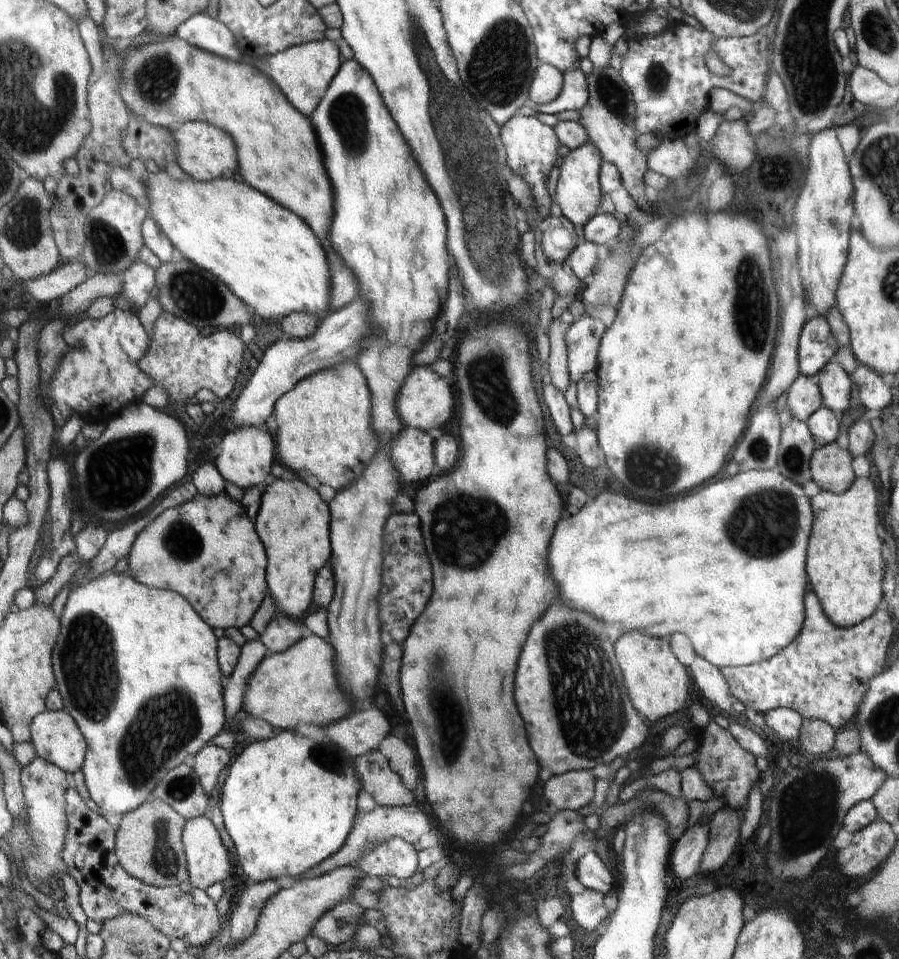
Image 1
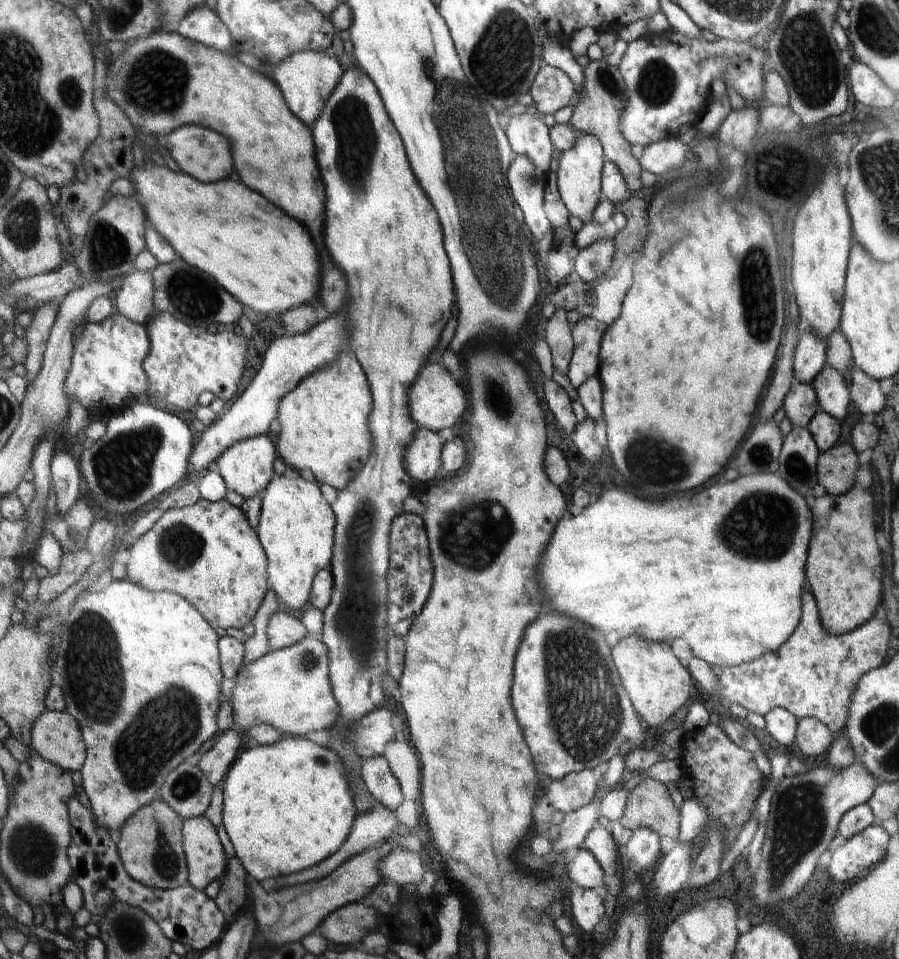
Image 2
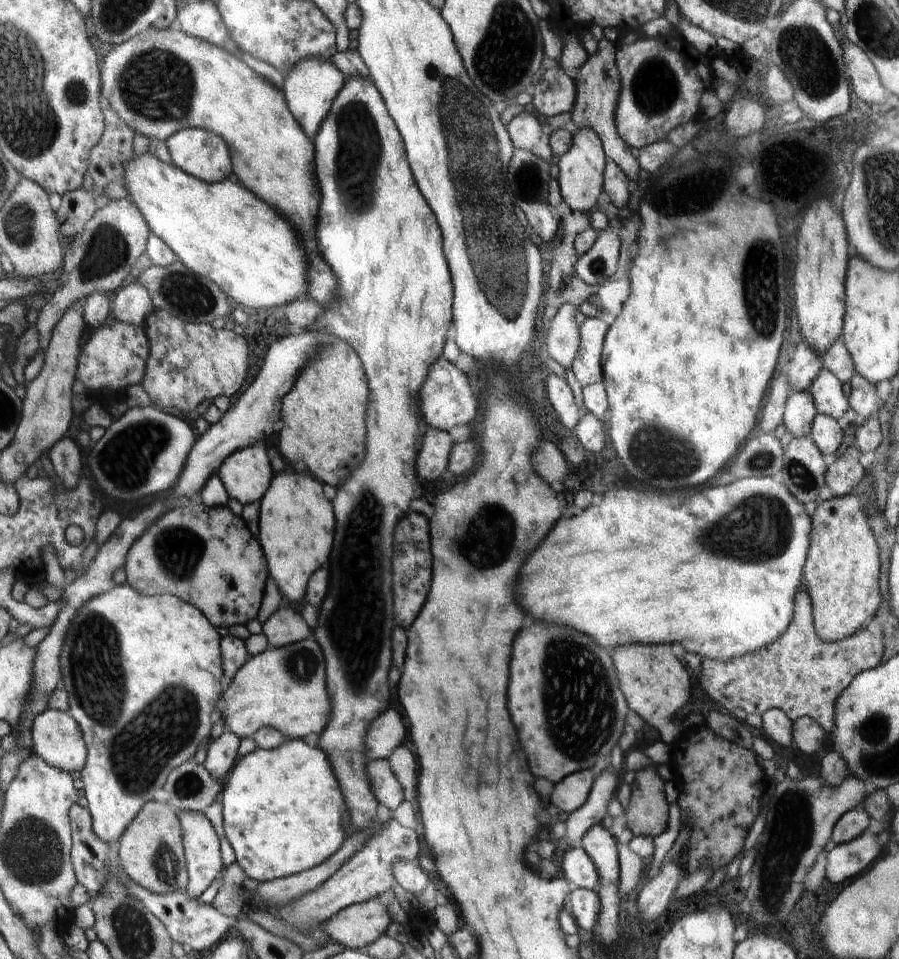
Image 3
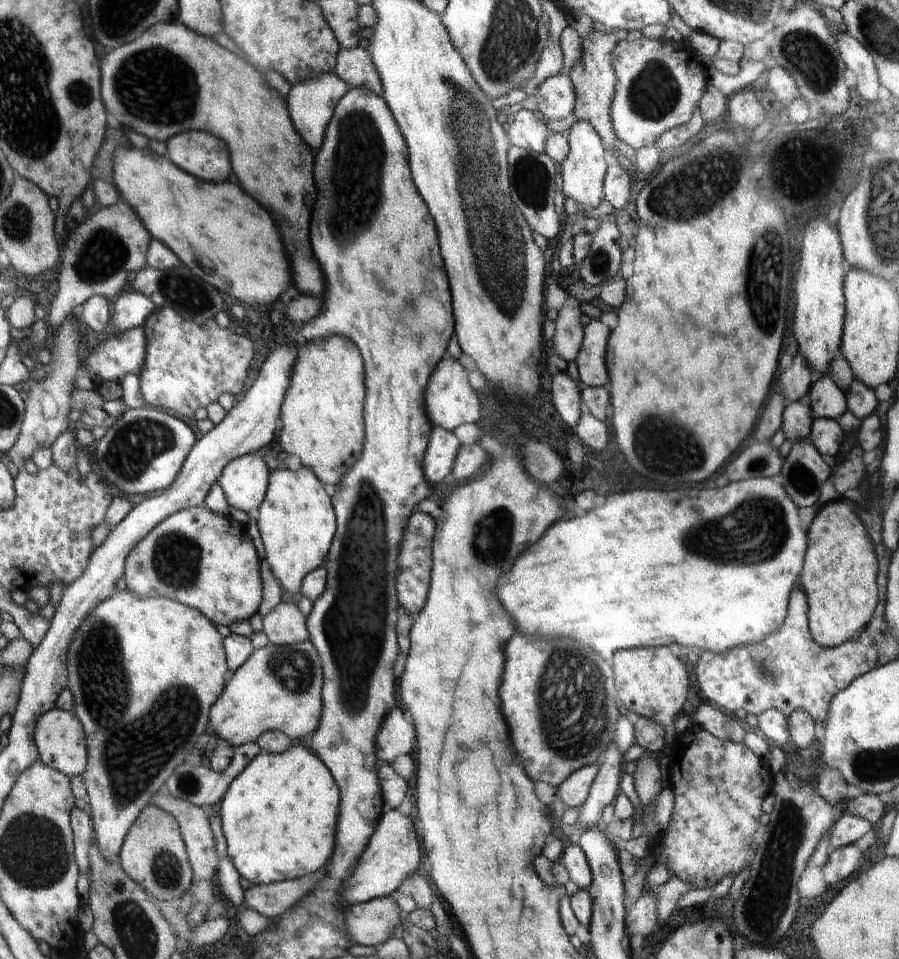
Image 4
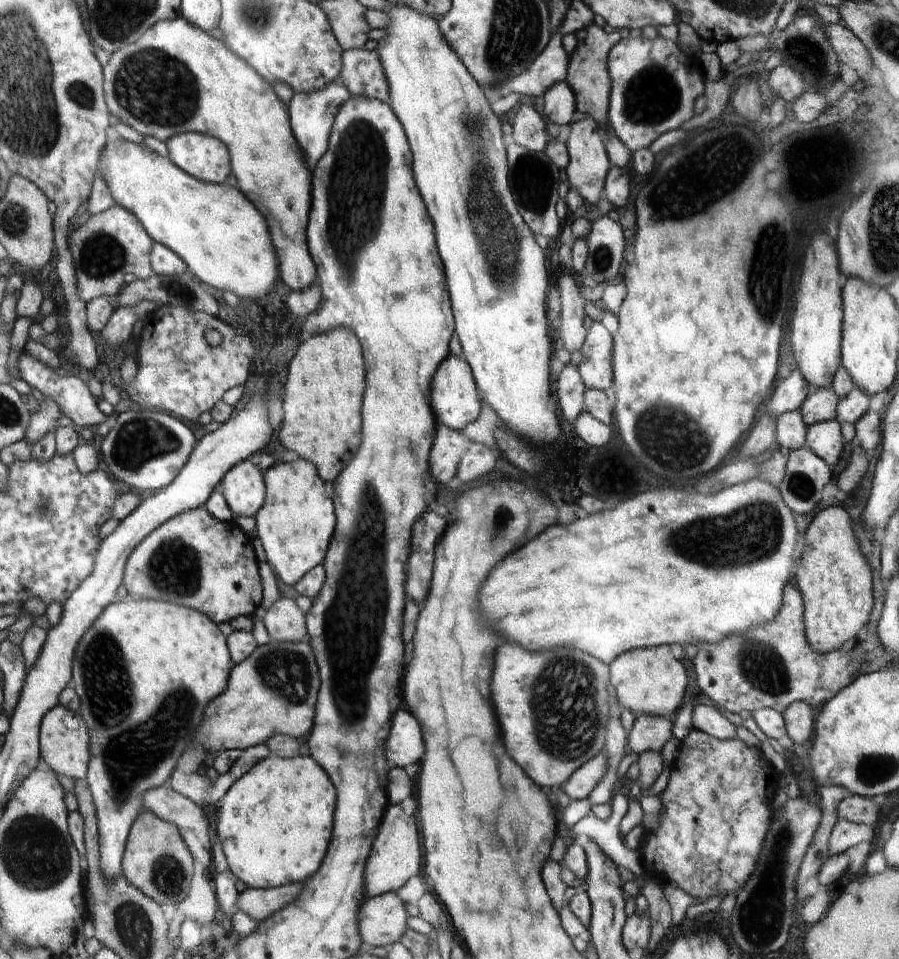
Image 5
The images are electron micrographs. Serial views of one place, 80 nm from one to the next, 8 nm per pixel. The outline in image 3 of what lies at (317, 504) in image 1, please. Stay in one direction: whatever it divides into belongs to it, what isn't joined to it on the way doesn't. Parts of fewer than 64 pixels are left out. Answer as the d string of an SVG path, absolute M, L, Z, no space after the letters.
M294 472L276 473L276 476L260 502L260 542L264 542L264 554L268 554L268 570L281 594L292 602L306 597L308 582L314 570L324 566L330 556L334 540L334 508L326 500L320 482L308 474Z

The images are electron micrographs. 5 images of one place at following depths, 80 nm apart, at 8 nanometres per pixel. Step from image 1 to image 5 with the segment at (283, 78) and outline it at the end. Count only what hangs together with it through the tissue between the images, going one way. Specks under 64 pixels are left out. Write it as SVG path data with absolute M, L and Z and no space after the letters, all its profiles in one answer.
M334 82L325 89L312 94L295 93L291 100L288 110L290 110L290 118L292 118L292 130L296 130L296 138L300 138L300 146L304 146L304 150L308 150L308 168L310 170L318 164L320 156L324 156L336 113L350 97L351 94L344 84Z

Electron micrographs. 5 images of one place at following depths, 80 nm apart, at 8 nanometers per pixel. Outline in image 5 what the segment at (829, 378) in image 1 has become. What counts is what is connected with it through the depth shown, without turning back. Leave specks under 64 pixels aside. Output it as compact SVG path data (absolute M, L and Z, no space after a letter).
M832 386L810 387L800 412L804 422L810 426L817 422L831 421L838 418L839 398Z

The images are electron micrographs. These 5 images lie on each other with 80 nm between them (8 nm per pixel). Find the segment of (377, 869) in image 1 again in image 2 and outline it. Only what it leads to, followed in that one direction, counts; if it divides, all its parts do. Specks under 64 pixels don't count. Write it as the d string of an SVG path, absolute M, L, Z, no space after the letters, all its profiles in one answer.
M394 847L379 863L382 879L395 884L420 884L425 868L411 850Z

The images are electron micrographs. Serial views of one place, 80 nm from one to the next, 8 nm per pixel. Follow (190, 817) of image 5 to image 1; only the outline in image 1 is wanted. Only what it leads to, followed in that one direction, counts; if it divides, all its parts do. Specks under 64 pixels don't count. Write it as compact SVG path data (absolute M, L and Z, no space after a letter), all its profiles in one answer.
M207 816L188 819L182 839L187 851L189 881L206 890L214 882L228 878L230 861L220 834Z

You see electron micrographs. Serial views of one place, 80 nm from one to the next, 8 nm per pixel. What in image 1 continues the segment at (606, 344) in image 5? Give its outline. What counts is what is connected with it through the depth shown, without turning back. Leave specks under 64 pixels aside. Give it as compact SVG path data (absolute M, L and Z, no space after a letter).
M588 316L577 318L567 327L567 367L570 384L577 384L586 374L598 369L599 345L607 325Z

